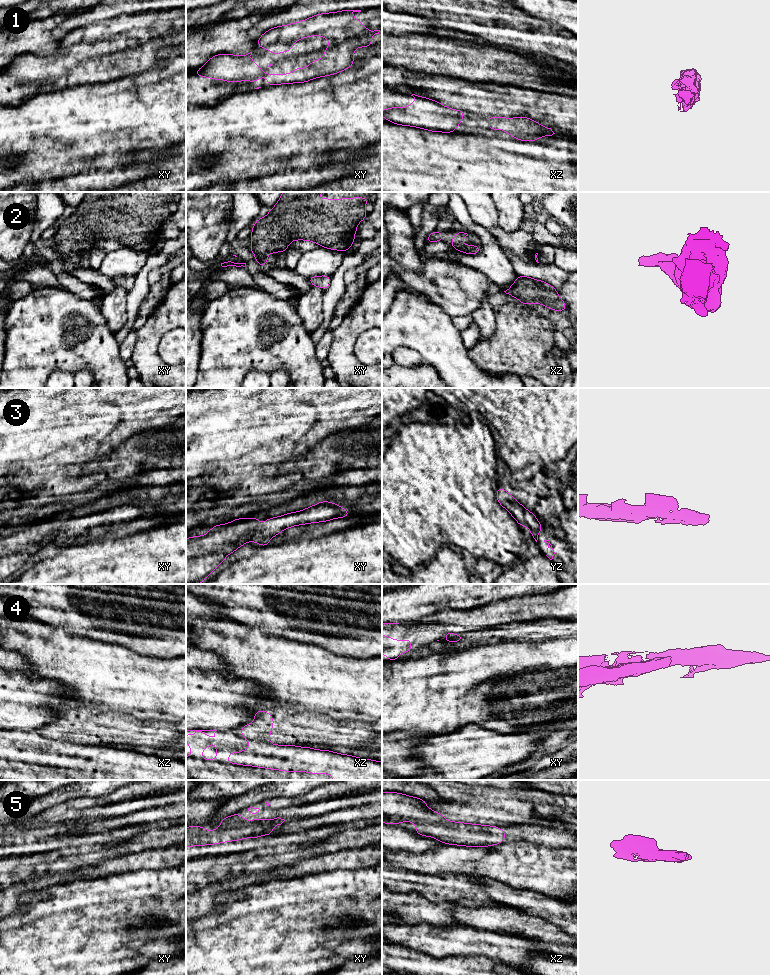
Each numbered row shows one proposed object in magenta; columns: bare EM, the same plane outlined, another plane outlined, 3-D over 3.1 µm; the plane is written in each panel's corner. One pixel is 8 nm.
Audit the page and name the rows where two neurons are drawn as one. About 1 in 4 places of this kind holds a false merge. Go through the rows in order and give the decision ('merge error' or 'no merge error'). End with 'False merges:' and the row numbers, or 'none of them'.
1: no merge error
2: no merge error
3: no merge error
4: merge error
5: no merge error
False merges: 4

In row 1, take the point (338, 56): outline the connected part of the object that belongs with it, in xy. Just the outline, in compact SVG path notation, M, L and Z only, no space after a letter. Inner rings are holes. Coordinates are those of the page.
M361 10L317 14L301 22L271 28L257 40L258 47L266 48L277 55L292 50L296 40L308 36L318 35L330 40L324 51L324 58L313 61L304 70L297 66L291 74L266 74L250 59L250 52L243 56L217 54L197 69L195 75L227 82L255 82L265 76L268 80L267 86L274 86L304 83L339 73L354 65L354 50L357 47L371 46L370 37L380 32L367 30L363 23L352 17L353 12Z

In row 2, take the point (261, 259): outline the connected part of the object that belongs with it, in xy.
M283 192L277 204L270 210L268 215L259 218L252 227L252 245L249 249L255 254L255 259L260 268L267 265L267 253L285 252L288 244L293 240L313 241L327 249L347 251L354 243L357 224L367 217L366 203L370 200L364 197L344 199L314 199L312 196L325 192Z

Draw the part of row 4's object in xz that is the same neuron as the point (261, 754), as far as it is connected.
M249 739L249 749L239 753L228 752L226 763L256 766L286 772L298 771L313 774L331 774L333 780L382 780L382 762L344 755L329 750L317 750L295 745L274 745L265 741Z

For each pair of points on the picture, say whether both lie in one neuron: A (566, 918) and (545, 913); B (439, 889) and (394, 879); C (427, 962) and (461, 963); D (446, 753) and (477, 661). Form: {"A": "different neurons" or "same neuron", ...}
{"A": "same neuron", "B": "same neuron", "C": "same neuron", "D": "different neurons"}

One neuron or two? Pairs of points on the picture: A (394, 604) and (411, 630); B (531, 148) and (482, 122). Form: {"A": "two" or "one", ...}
{"A": "two", "B": "two"}

